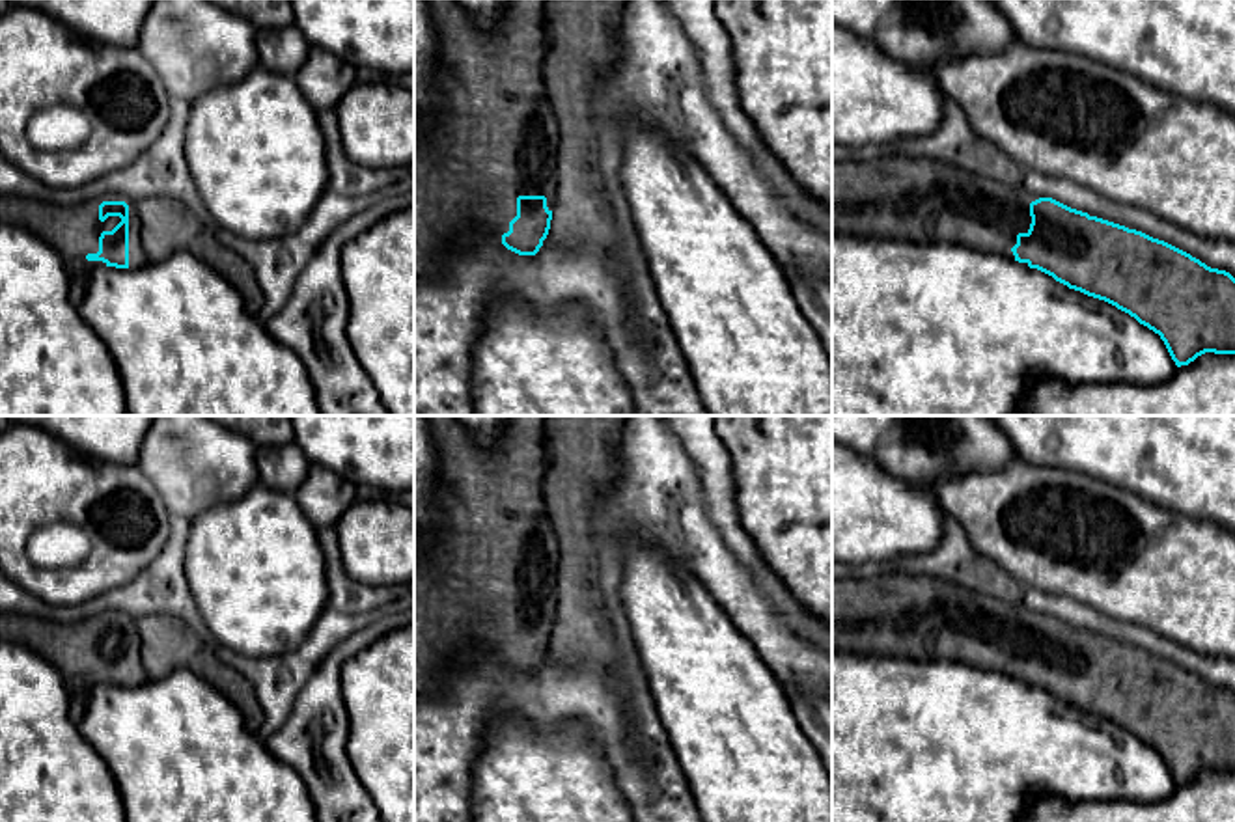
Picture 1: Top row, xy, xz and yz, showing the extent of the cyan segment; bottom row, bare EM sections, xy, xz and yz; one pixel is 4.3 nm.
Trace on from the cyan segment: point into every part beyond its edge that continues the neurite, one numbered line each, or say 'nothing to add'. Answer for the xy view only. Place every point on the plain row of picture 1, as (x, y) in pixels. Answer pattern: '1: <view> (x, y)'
1: xy (73, 649)

